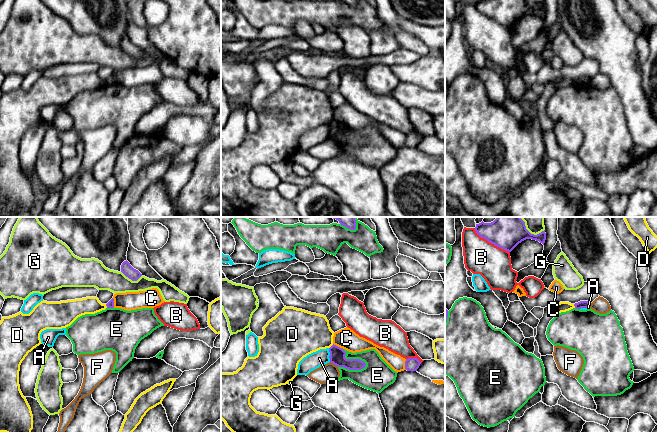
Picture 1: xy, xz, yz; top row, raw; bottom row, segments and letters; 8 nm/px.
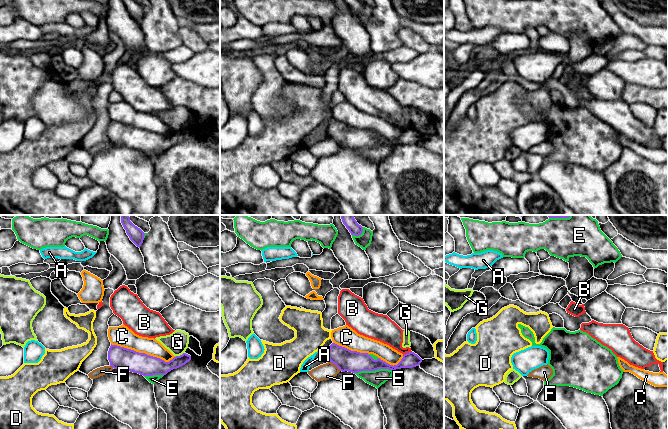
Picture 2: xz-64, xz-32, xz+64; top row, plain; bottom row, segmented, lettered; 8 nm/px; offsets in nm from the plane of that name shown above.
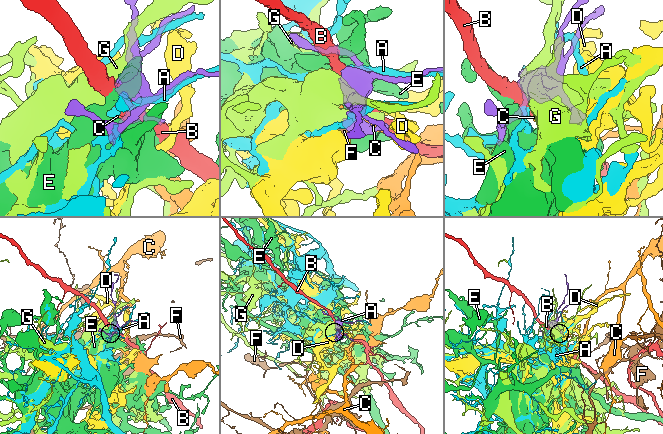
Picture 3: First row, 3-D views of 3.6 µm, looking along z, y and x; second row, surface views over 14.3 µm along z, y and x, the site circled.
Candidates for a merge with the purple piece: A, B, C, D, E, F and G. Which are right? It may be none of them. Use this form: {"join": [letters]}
{"join": []}

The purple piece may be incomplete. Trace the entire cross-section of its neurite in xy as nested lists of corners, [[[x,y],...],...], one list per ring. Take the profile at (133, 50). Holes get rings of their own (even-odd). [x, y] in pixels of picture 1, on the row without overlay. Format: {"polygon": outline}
{"polygon": [[[127,36],[122,39],[121,48],[132,57],[137,57],[142,52],[142,50],[134,45]]]}

